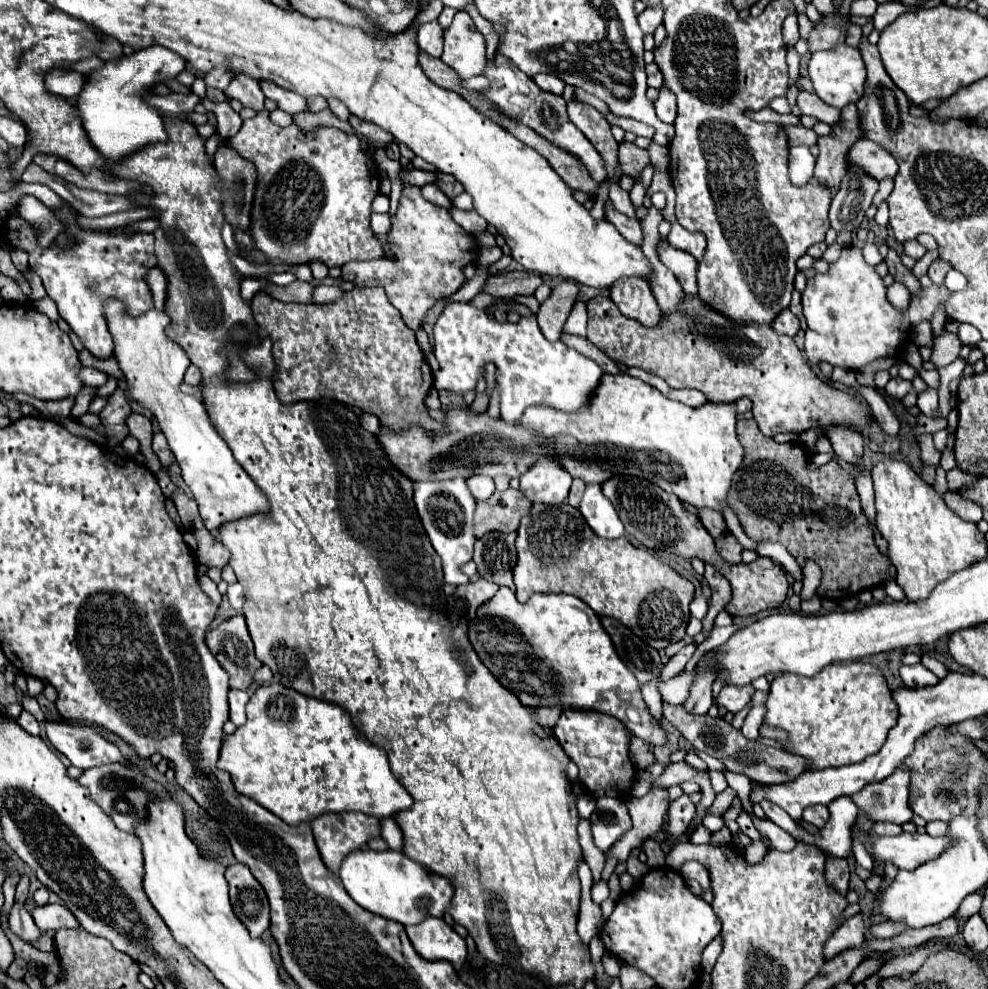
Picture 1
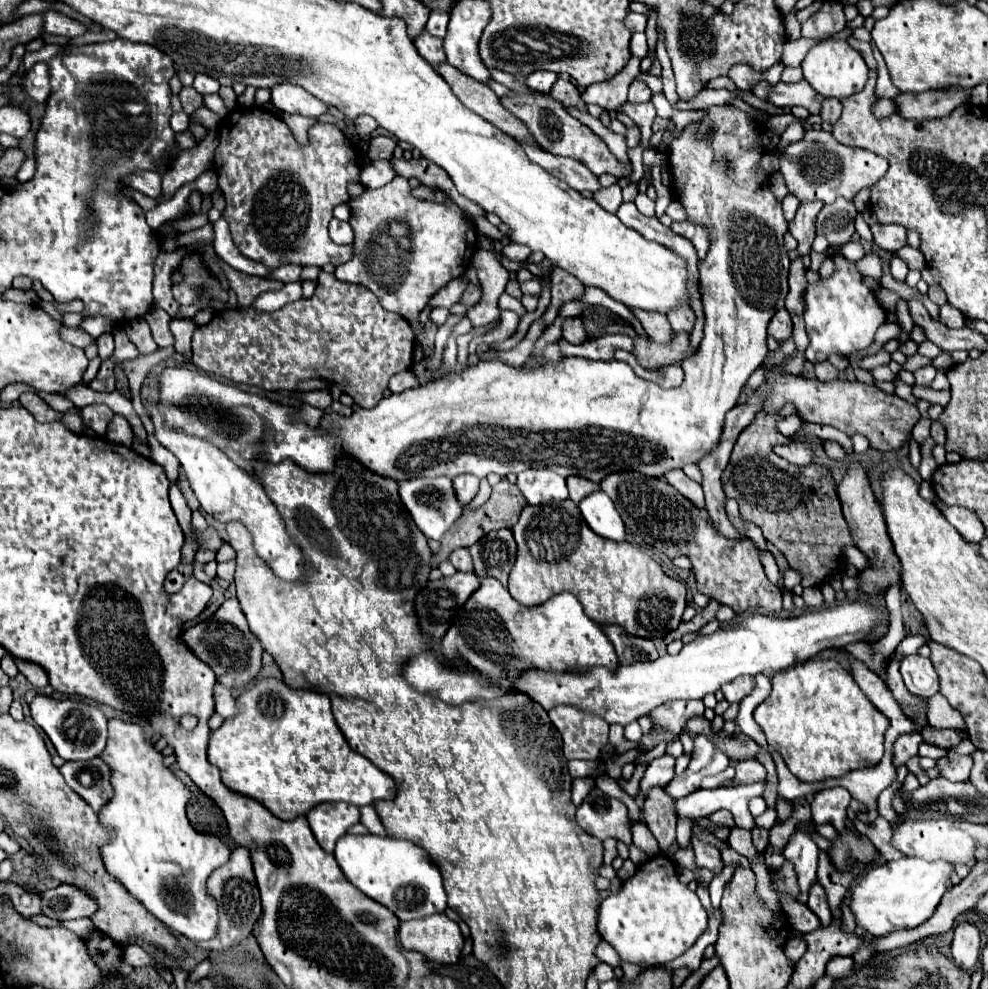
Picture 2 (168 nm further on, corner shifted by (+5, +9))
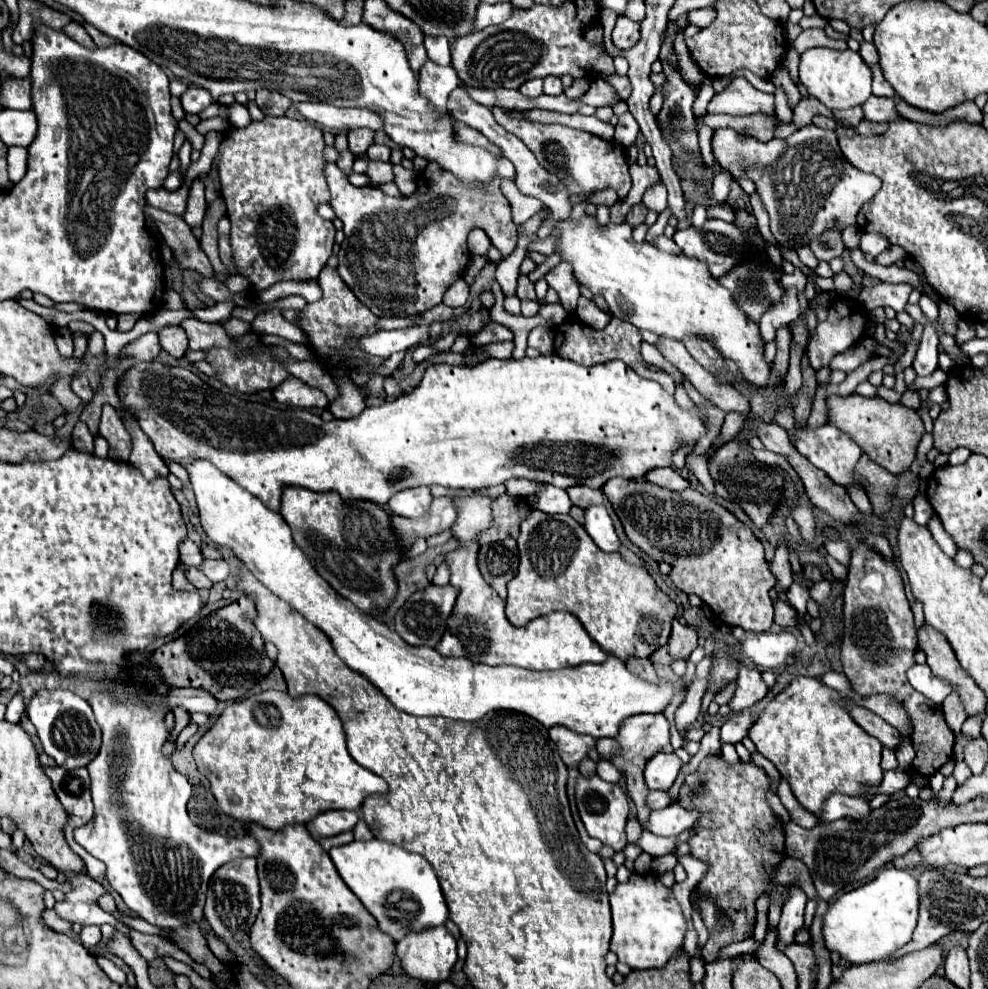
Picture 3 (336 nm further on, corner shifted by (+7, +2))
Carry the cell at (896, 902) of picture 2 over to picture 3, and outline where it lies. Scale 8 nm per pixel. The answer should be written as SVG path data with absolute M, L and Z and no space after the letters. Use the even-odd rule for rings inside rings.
M893 865L879 871L879 875L849 891L843 893L833 905L829 905L823 915L823 939L829 953L837 953L849 965L869 963L879 959L889 959L897 949L911 941L911 935L917 925L919 911L919 891L917 879Z

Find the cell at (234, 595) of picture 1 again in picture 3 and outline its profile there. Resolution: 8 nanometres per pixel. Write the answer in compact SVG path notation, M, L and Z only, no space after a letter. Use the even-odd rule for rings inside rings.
M205 559L203 565L199 565L199 571L205 573L213 583L217 581L225 581L227 575L229 575L229 563L227 561L211 561L211 559Z

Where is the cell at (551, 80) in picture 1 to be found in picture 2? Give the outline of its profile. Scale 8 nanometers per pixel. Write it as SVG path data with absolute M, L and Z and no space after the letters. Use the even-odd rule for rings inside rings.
M539 70L539 72L533 72L533 74L527 76L527 86L533 88L533 90L537 90L537 92L549 92L557 78L559 78L559 76L553 74L553 72Z

